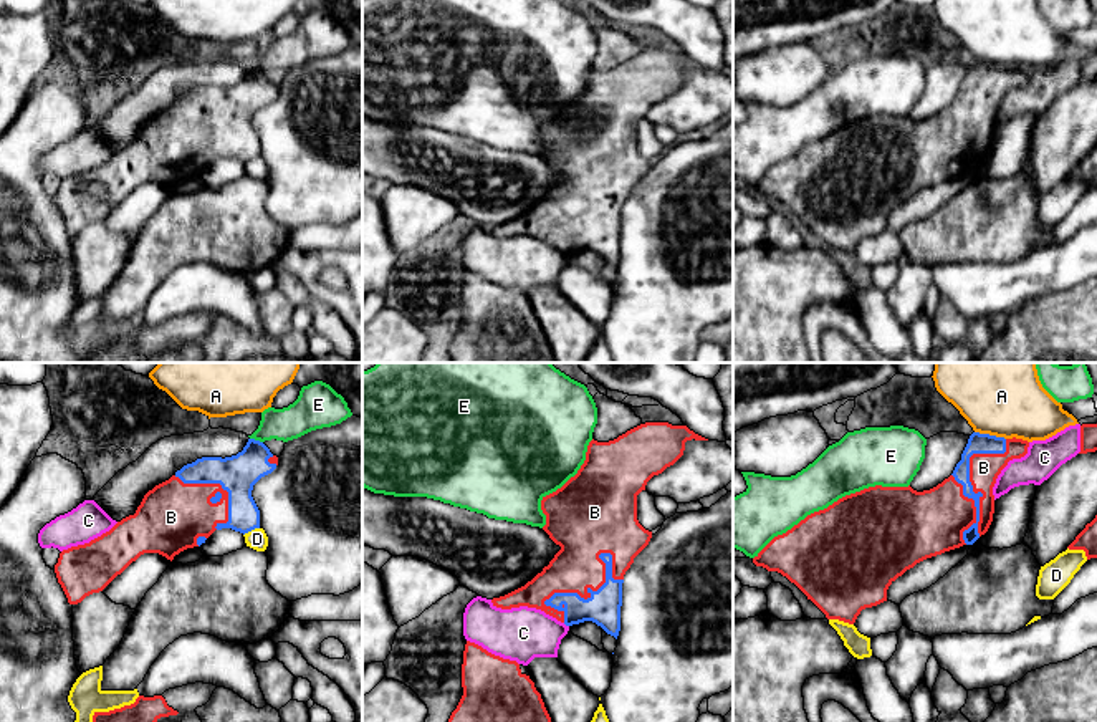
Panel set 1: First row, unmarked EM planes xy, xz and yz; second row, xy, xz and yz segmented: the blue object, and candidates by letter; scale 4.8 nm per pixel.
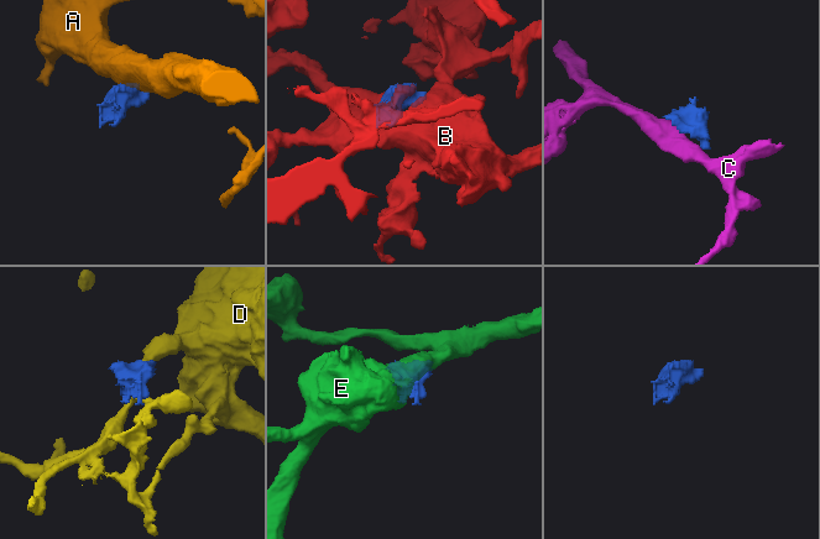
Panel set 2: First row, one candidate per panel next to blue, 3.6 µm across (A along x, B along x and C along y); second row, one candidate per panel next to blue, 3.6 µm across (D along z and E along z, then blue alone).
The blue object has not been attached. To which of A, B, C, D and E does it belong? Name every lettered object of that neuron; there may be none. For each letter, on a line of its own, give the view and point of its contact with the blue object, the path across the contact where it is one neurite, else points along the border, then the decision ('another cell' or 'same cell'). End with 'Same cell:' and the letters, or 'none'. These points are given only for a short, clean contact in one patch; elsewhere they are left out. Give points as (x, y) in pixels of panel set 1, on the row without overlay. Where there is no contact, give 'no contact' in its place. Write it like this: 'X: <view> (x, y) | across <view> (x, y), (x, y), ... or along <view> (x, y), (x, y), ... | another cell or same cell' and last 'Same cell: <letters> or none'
A: yz (988, 63) | along yz (975, 60), (1005, 68) | another cell
B: yz (968, 110) | same cell
C: xz (566, 254) | along xz (563, 252), (568, 255) | another cell
D: xy (250, 159) | along xy (258, 156), (244, 164) | another cell
E: xy (257, 70) | along xy (250, 67), (262, 72) | another cell
Same cell: B

